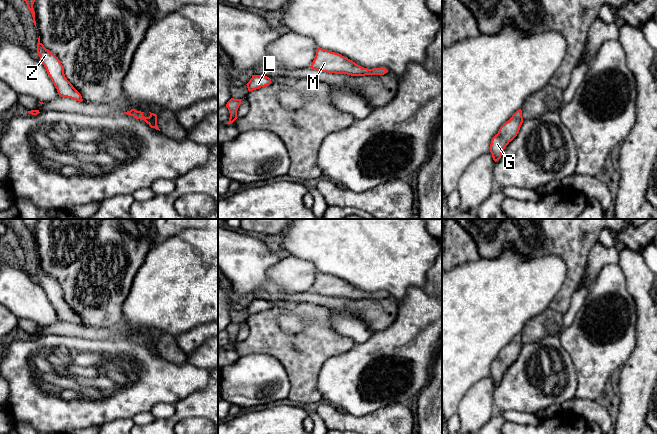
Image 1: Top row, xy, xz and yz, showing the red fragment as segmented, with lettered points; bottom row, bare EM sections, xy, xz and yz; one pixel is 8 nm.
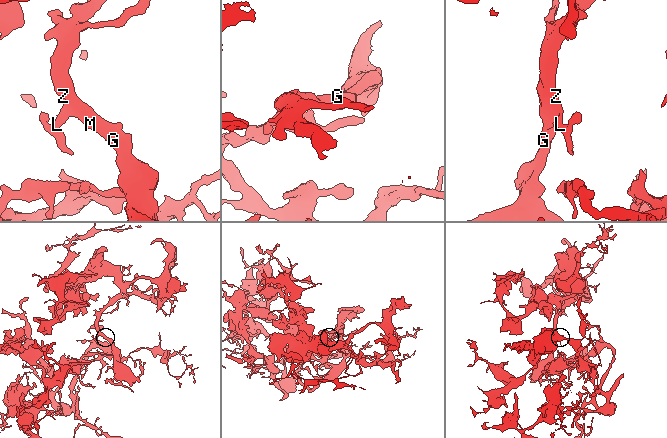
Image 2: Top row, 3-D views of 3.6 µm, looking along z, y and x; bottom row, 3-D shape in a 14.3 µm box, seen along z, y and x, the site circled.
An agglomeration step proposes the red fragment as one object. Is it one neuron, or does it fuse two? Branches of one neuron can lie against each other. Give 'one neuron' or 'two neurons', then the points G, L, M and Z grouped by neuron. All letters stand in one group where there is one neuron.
one neuron | G L M Z

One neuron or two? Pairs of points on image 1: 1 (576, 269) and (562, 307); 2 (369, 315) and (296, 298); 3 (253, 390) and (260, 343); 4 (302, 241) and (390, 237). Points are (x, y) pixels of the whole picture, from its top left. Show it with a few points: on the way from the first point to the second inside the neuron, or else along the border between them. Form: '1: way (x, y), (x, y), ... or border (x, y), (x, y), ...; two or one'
1: way (573, 278), (563, 298); one
2: way (351, 308), (314, 298); one
3: border (240, 355), (266, 353), (274, 356), (280, 362); two
4: way (324, 237), (368, 237); one

